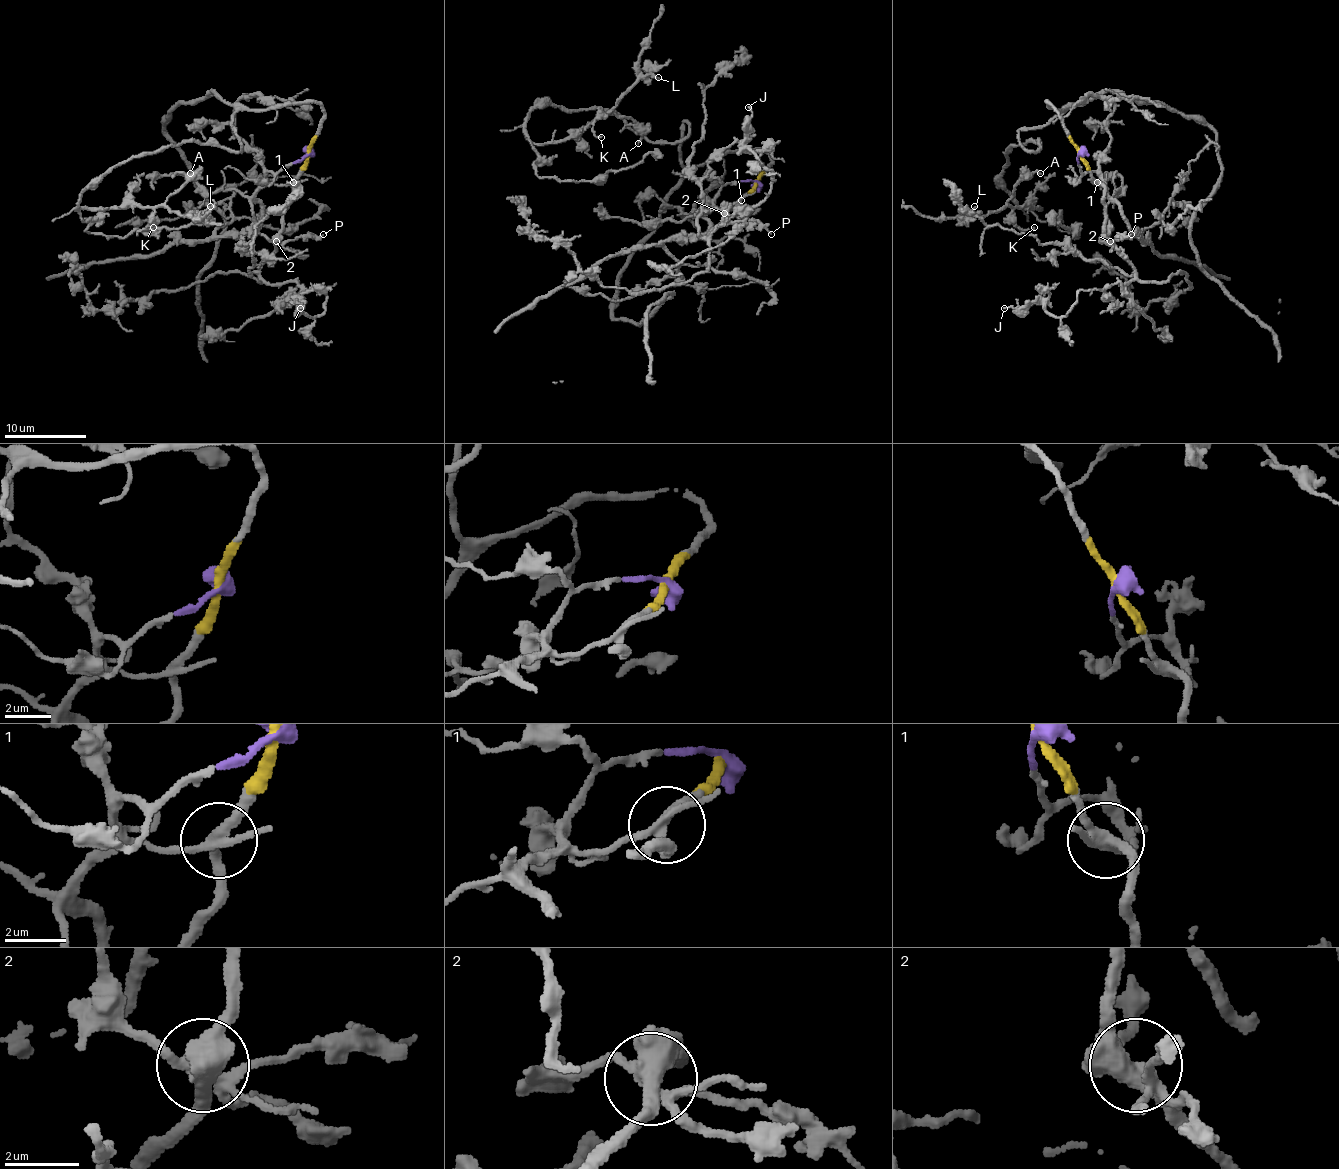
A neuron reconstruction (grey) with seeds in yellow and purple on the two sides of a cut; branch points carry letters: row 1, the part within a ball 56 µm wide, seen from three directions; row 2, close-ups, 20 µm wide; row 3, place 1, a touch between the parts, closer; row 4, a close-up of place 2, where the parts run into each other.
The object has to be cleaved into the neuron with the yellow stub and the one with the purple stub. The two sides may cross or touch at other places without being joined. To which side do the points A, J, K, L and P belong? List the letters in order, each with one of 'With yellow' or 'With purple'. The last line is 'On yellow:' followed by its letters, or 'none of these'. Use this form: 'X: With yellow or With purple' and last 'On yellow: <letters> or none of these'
A: With yellow
J: With yellow
K: With yellow
L: With yellow
P: With purple
On yellow: A, J, K, L

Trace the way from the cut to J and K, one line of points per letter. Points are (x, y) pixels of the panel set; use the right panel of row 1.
J: (1080, 152), (1103, 187), (1105, 239), (1133, 276), (1080, 290), (1063, 317), (1041, 303), (1004, 309)
K: (1080, 152), (1047, 101), (1018, 132), (1039, 146), (1002, 185), (1035, 227)

